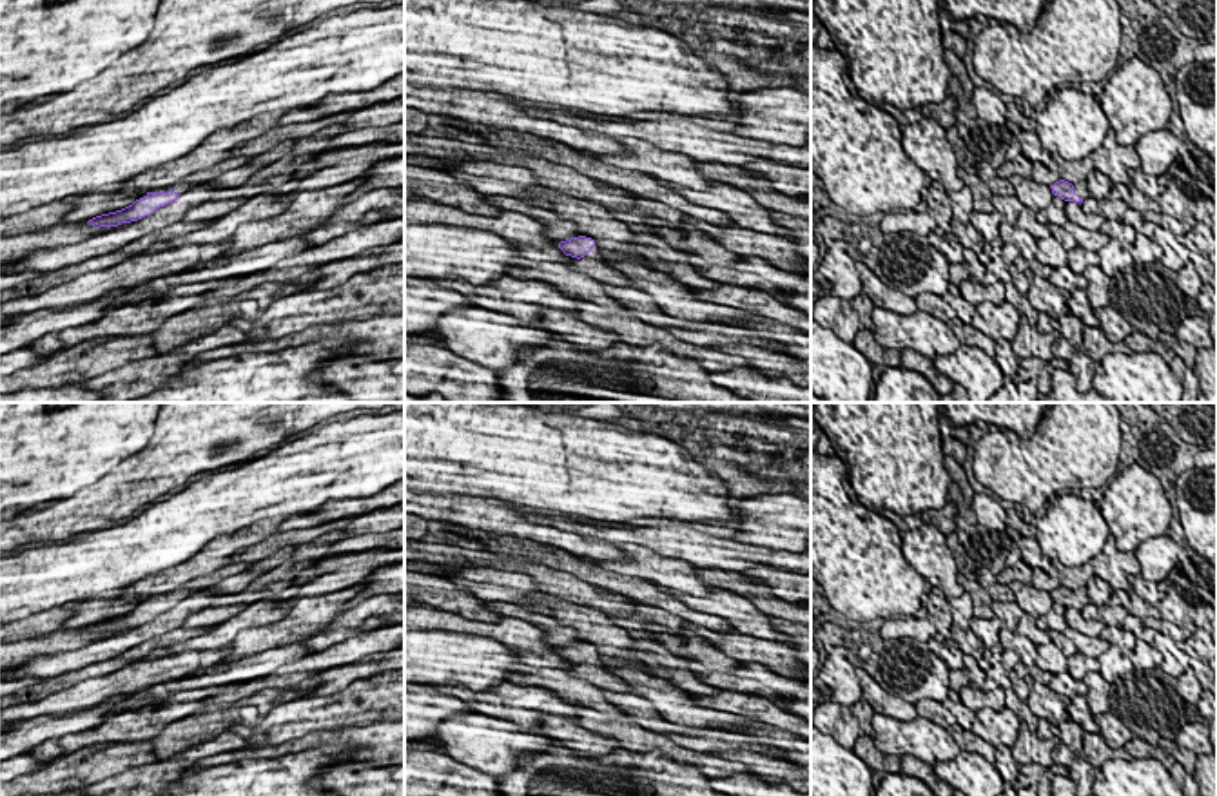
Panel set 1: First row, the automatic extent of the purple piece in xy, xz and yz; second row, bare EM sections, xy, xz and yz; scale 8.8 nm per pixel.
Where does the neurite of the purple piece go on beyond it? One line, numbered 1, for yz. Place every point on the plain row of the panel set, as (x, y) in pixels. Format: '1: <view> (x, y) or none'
1: yz (1080, 593)

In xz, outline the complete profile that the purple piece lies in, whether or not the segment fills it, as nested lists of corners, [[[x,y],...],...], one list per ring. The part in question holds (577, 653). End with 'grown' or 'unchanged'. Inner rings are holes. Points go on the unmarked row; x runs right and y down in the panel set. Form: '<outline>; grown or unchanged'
[[[579,642],[560,647],[559,655],[575,665],[573,669],[568,669],[570,676],[586,680],[602,689],[633,693],[631,685],[626,680],[606,669],[602,664],[604,655],[597,653],[591,644]]]; grown

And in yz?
[[[1059,586],[1054,591],[1050,591],[1050,595],[1054,602],[1059,602],[1065,607],[1076,607],[1079,611],[1090,602],[1086,587],[1077,587],[1072,591],[1065,586]]]; grown

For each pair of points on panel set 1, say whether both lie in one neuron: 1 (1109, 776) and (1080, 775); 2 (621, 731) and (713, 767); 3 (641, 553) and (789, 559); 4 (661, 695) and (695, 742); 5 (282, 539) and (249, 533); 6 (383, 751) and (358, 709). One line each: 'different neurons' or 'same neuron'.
1: different neurons
2: same neuron
3: different neurons
4: different neurons
5: different neurons
6: different neurons

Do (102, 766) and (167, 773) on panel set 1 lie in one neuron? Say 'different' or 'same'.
different

